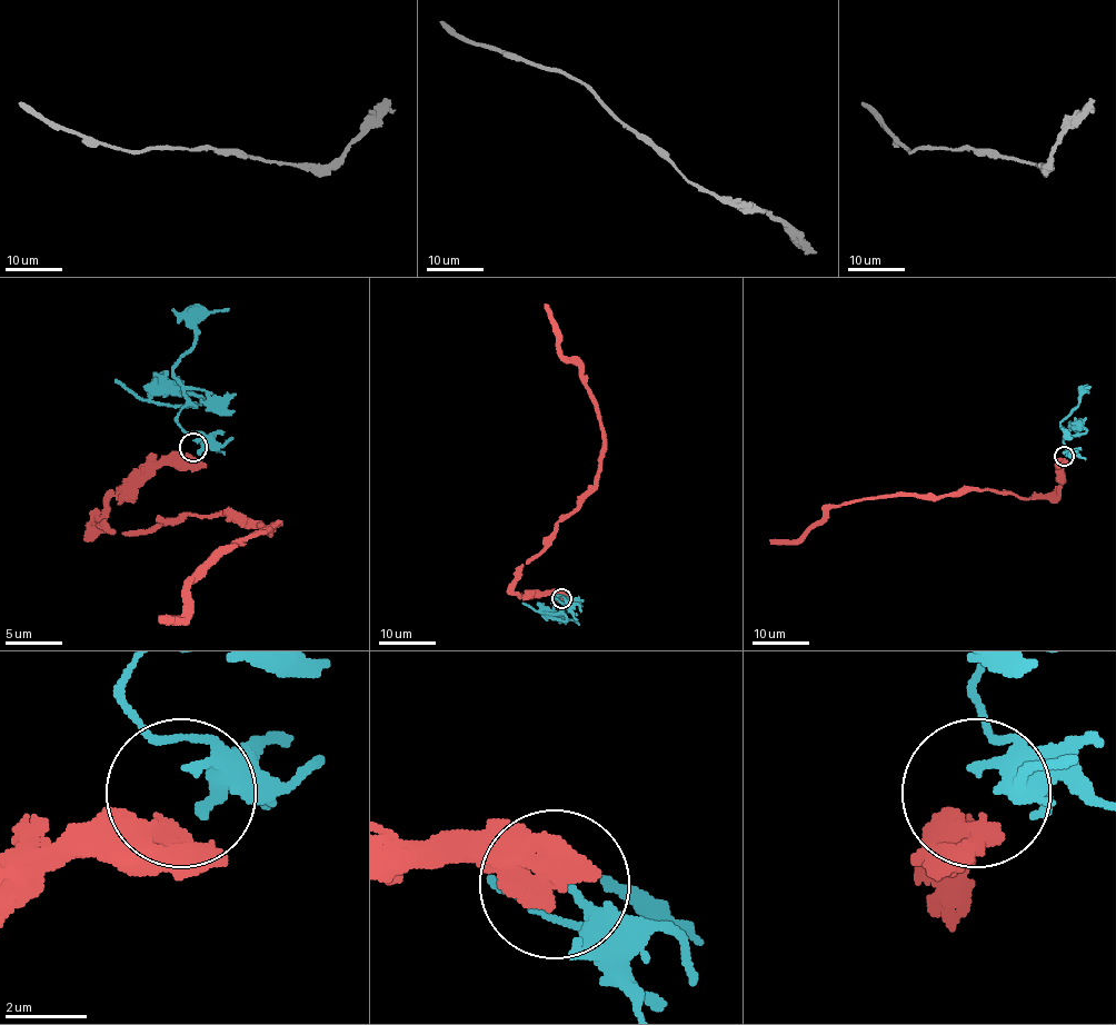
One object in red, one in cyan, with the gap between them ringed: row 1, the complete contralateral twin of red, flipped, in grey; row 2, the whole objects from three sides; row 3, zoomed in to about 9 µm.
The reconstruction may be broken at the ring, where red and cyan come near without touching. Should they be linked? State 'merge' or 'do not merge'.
do not merge

